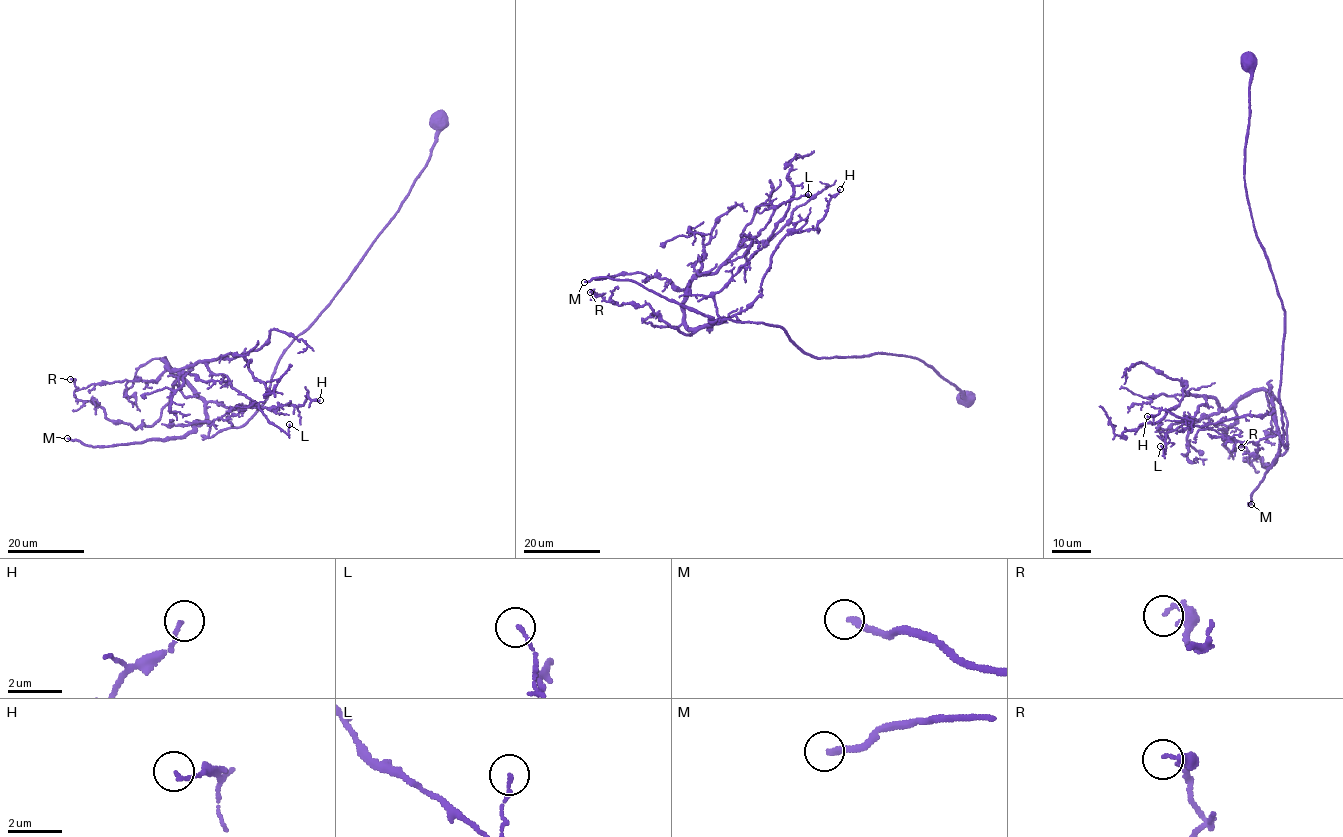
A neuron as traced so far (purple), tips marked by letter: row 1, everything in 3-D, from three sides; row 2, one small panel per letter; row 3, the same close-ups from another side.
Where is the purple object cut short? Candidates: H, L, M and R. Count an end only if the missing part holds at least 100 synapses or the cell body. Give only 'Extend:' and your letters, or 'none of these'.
Extend: M

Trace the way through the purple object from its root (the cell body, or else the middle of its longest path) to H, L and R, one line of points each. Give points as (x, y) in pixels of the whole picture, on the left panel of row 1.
H: (439, 120), (408, 197), (285, 350), (264, 404), (209, 436), (209, 402), (320, 400)
L: (439, 120), (398, 212), (244, 424), (210, 437), (205, 401), (164, 357), (172, 370), (201, 361), (289, 424)
R: (439, 120), (398, 212), (242, 426), (210, 437), (179, 378), (135, 429), (70, 379)

